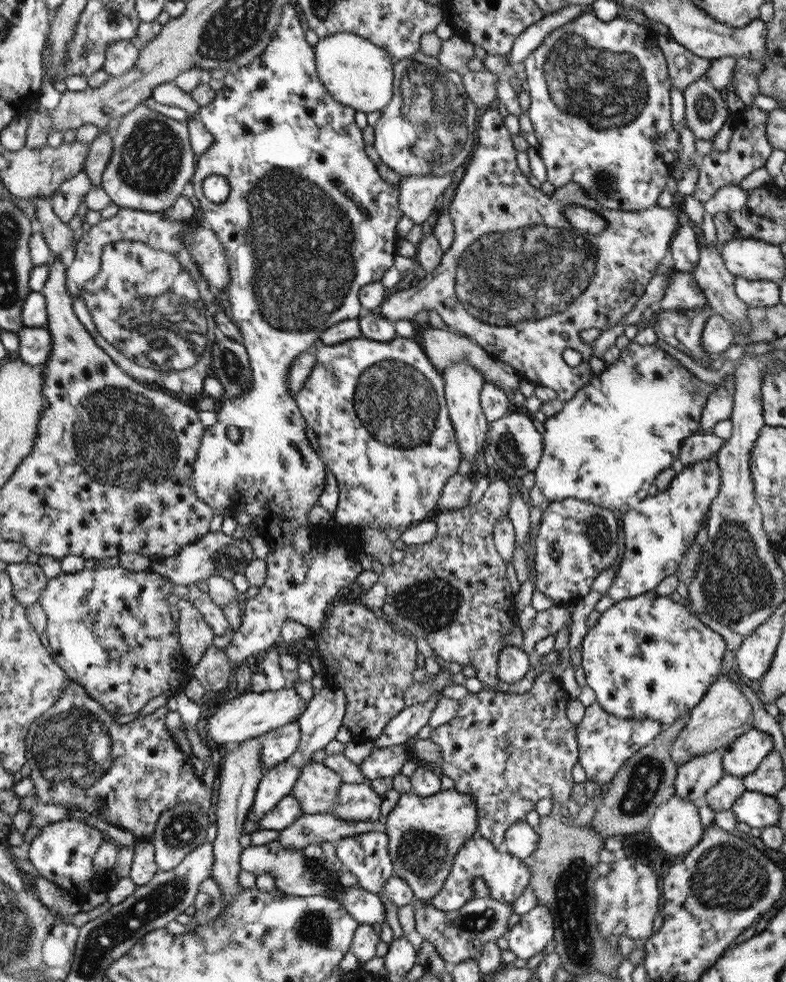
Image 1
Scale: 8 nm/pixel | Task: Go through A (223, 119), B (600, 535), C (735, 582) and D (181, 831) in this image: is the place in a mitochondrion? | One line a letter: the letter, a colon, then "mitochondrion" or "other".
A: other
B: mitochondrion
C: mitochondrion
D: mitochondrion

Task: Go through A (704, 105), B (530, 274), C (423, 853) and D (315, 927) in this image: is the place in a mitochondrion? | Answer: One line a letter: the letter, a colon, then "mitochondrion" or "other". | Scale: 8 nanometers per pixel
A: mitochondrion
B: mitochondrion
C: mitochondrion
D: mitochondrion

